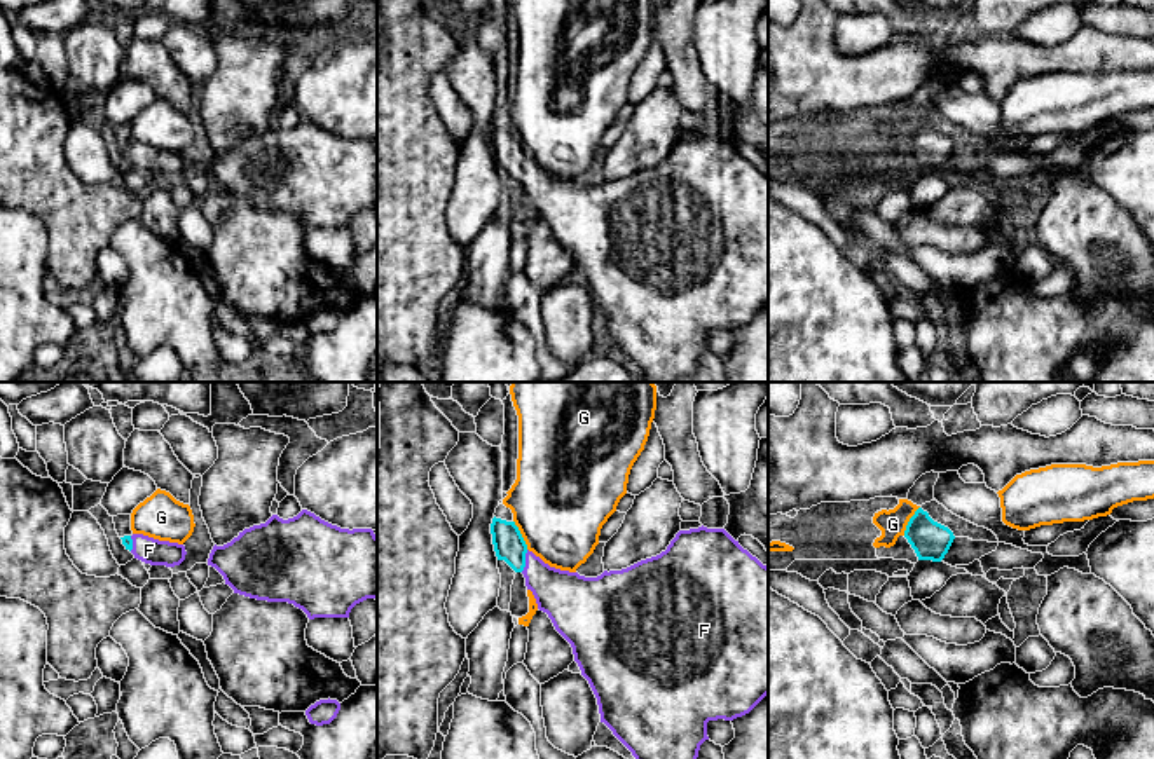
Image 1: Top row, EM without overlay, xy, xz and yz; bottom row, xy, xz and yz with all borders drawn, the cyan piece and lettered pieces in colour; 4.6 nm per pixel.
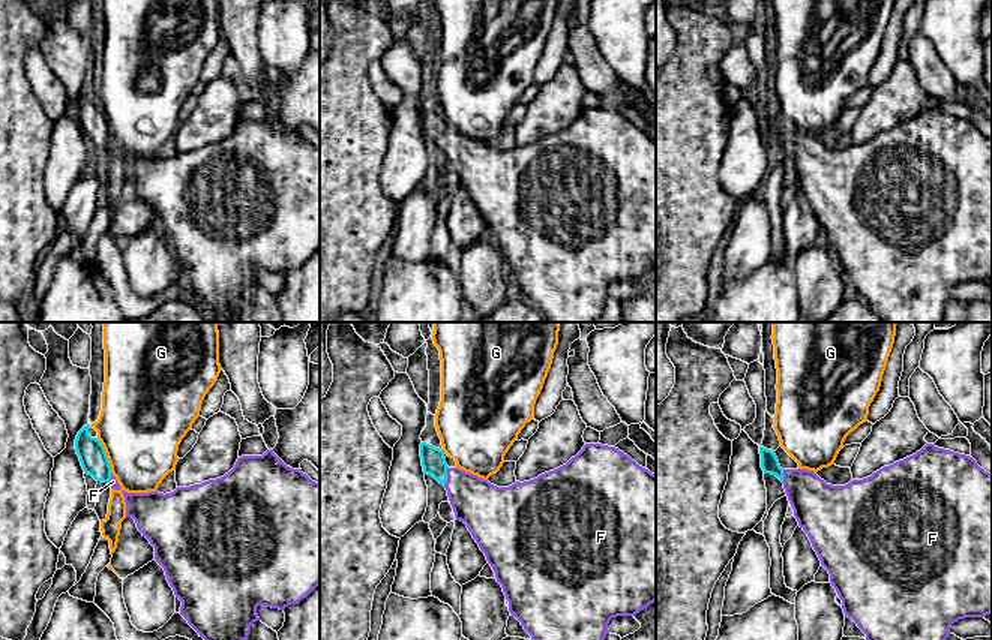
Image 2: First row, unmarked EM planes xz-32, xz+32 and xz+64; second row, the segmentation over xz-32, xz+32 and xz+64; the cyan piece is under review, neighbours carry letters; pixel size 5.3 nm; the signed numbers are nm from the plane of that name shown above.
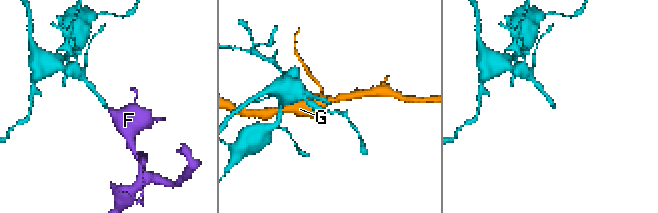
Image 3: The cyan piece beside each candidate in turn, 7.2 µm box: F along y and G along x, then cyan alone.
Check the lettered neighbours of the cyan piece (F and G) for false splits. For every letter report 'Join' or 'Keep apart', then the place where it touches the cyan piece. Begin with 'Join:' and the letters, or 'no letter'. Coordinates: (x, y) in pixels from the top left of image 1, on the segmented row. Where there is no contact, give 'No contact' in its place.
Join: F
F: Join. Touches cyan at xz (524, 560)
G: Keep apart. Touches cyan at xz (521, 534)

